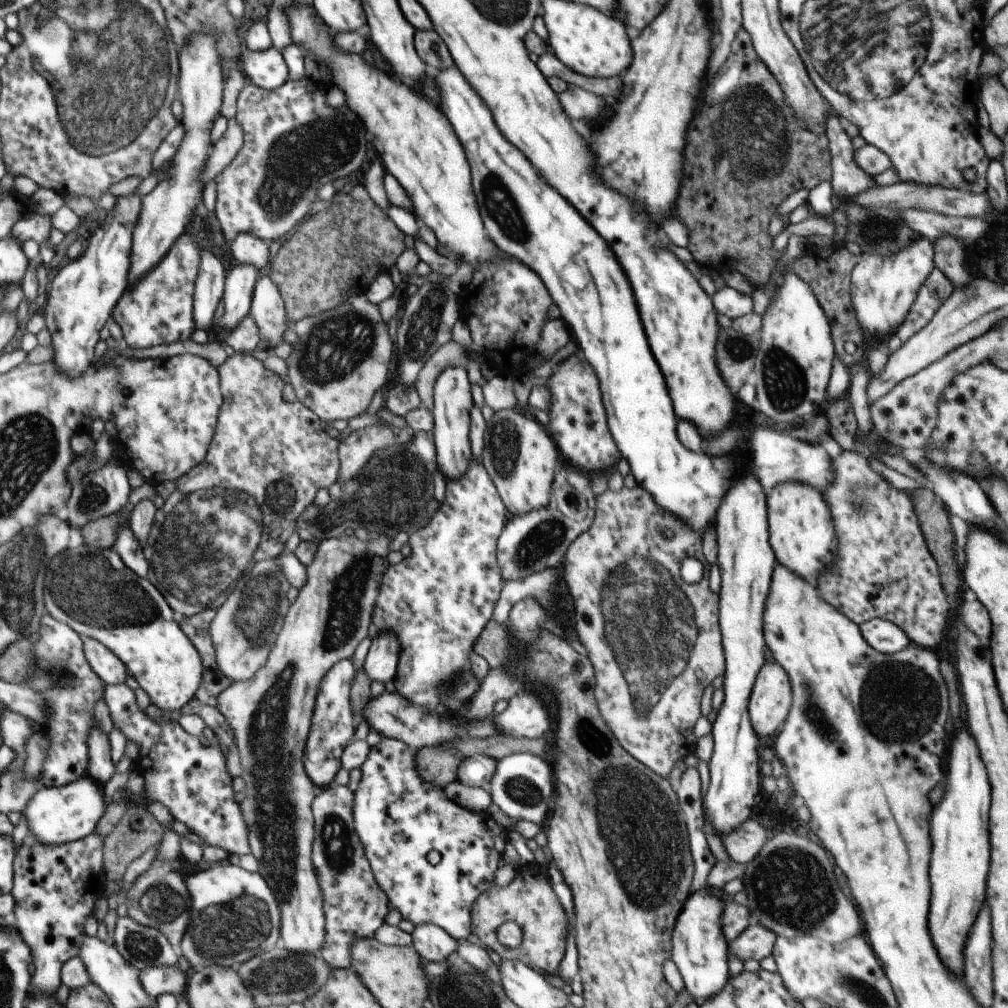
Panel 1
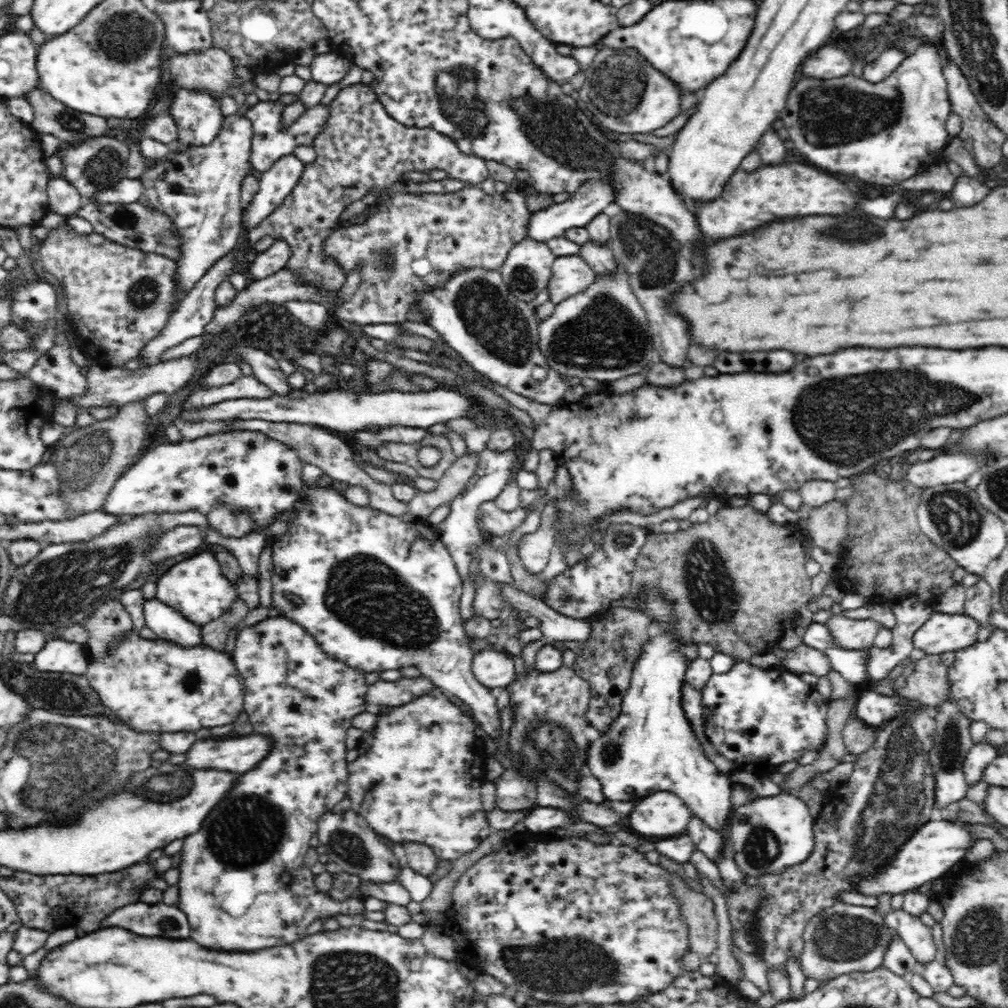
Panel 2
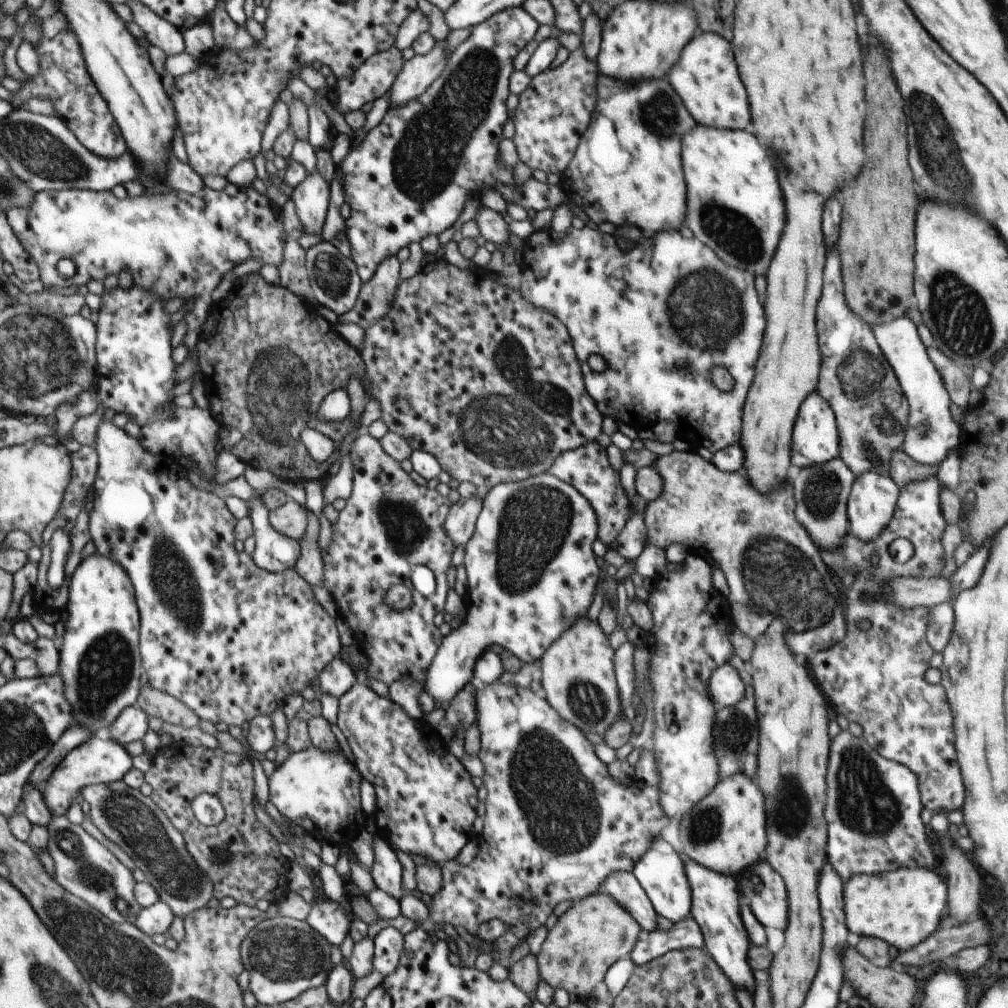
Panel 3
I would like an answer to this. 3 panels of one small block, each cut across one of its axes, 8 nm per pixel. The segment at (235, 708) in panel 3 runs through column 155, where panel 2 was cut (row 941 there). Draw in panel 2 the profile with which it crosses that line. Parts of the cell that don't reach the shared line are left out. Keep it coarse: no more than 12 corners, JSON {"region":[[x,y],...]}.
{"region":[[584,837],[509,841],[443,932],[511,990],[574,1006],[666,987],[670,873]]}

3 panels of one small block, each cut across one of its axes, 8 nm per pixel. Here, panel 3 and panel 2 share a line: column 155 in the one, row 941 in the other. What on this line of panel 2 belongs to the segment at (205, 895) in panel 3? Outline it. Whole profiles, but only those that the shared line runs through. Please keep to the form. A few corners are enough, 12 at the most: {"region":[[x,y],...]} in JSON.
{"region":[[840,901],[811,916],[801,970],[825,982],[883,964],[894,931]]}

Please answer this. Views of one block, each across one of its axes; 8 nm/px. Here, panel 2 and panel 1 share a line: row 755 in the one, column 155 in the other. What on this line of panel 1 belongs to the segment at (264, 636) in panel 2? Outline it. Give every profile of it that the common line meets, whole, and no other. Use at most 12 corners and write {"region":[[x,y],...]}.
{"region":[[185,232],[113,313],[133,349],[194,332],[200,248]]}

